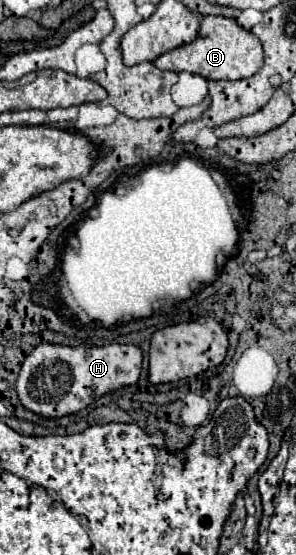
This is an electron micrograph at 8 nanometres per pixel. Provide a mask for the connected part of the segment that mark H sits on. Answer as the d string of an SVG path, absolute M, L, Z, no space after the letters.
M40 344L26 356L18 374L16 390L20 404L44 418L62 418L76 414L92 404L92 400L116 392L122 386L136 384L142 370L142 350L130 344L106 344L98 348L70 348Z

